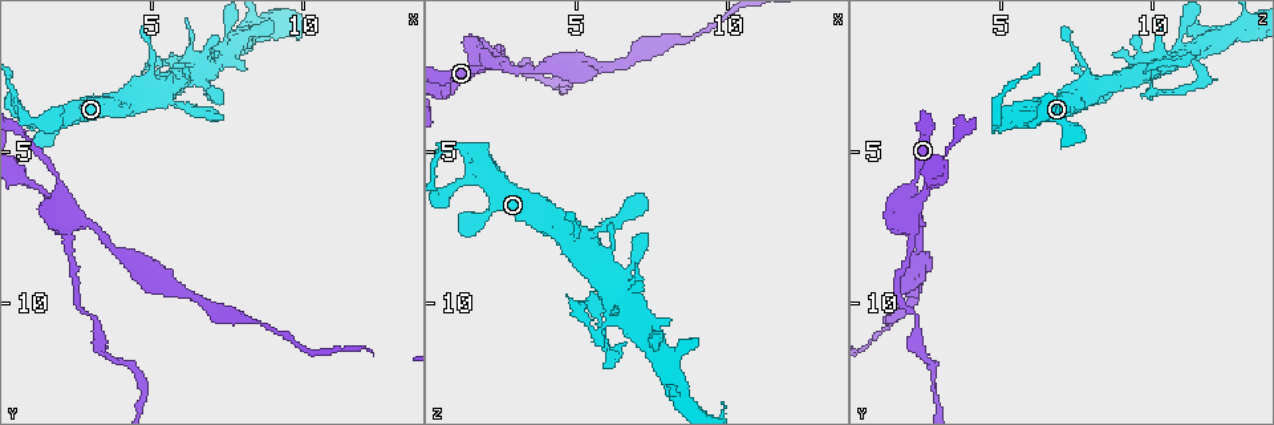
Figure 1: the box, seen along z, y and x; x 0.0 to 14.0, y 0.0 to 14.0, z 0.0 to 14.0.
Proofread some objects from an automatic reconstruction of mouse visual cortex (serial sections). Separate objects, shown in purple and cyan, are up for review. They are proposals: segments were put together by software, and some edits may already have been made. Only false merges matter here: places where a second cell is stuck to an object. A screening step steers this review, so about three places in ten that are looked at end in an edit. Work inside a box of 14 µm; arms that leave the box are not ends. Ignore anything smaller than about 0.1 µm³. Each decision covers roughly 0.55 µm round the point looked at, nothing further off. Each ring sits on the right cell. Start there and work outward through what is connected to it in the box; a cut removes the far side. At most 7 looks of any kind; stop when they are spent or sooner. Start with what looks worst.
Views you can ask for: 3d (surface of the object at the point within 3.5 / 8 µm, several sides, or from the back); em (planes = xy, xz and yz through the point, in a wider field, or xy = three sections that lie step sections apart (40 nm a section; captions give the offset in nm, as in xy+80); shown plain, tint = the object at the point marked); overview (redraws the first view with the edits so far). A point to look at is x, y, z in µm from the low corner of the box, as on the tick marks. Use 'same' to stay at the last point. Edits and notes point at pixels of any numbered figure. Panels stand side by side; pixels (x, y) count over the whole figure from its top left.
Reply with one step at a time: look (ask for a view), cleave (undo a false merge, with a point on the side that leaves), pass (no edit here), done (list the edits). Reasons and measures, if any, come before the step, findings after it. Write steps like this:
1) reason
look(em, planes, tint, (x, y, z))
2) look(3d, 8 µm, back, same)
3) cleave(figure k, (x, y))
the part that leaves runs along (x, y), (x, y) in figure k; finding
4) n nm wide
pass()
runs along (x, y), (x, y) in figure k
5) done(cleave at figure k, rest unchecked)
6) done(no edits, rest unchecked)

sharp bend
look(3d, 3.5 µm, back, (5.3, 2.8, 9.9))

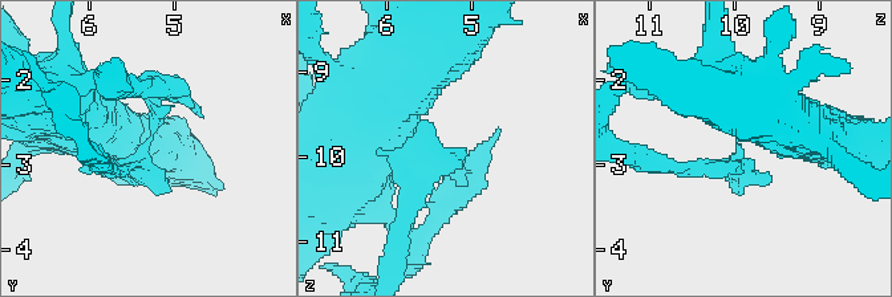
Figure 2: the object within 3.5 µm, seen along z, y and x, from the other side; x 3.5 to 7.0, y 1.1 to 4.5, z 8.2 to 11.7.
now the EM
look(em, xy, step 1, tint, (5.25, 2.70, 10.00))

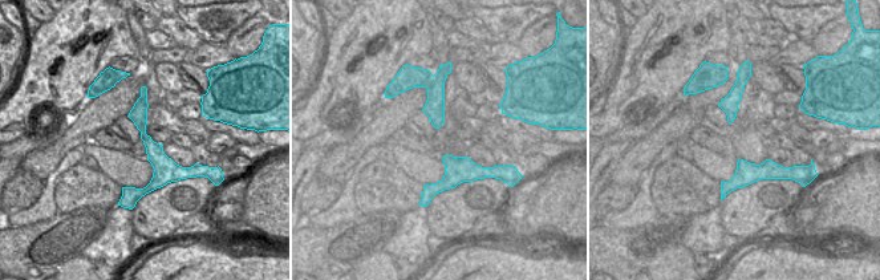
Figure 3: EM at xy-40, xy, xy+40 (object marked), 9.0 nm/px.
pass()
runs along (144, 90), (141, 126), (158, 178), (134, 195) in figure 3; all the same cell

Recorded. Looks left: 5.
calibre changes
look(3d, 3.5 µm, back, (1.5, 4.1, 4.9))

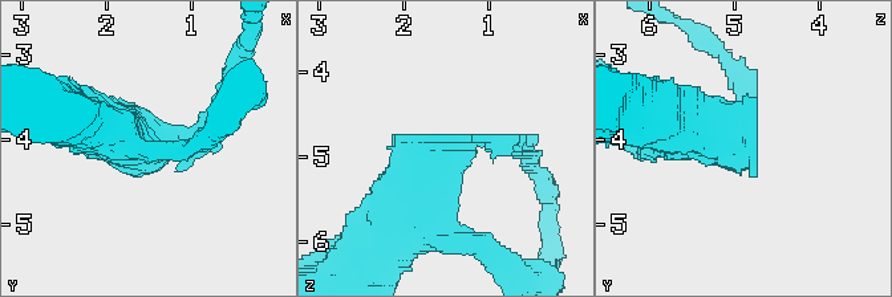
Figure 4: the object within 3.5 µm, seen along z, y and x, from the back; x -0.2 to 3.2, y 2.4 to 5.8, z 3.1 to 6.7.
arms of 200, 600 nm
look(em, xy, step 2, tint, (1.55, 4.05, 4.95))

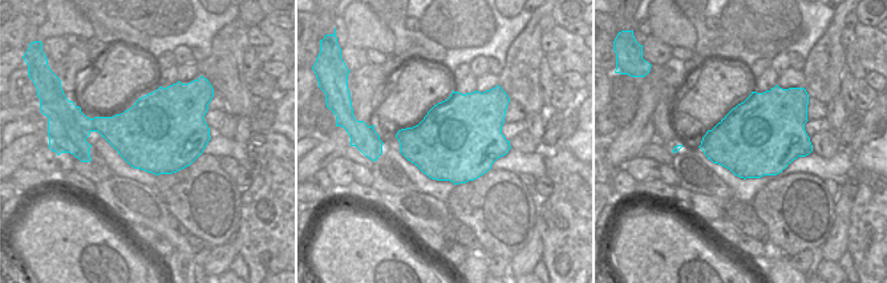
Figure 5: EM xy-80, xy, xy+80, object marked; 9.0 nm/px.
cleave(figure 4, (530, 150))
the part that leaves runs along (490, 141), (518, 145), (542, 182) in figure 4; two cells meet here

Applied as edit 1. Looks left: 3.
sharp bend
look(3d, 8 µm, back, (2.2, 7.4, 2.0))

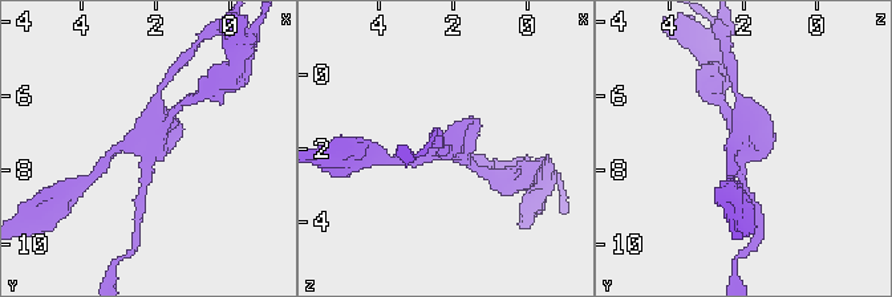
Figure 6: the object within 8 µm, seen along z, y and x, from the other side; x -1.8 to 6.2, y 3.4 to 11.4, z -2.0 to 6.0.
shape alone is not enough
look(em, xy, step 3, tint, (2.2, 7.4, 1.9))

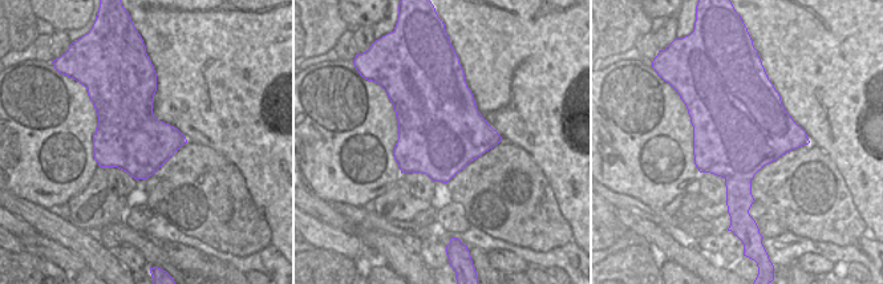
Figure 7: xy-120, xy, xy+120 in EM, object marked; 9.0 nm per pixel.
cleave(figure 6, (471, 131))
a second cell is stuck on

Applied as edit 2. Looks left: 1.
done(cleave at figure 4, cleave at figure 6, rest unchecked)

